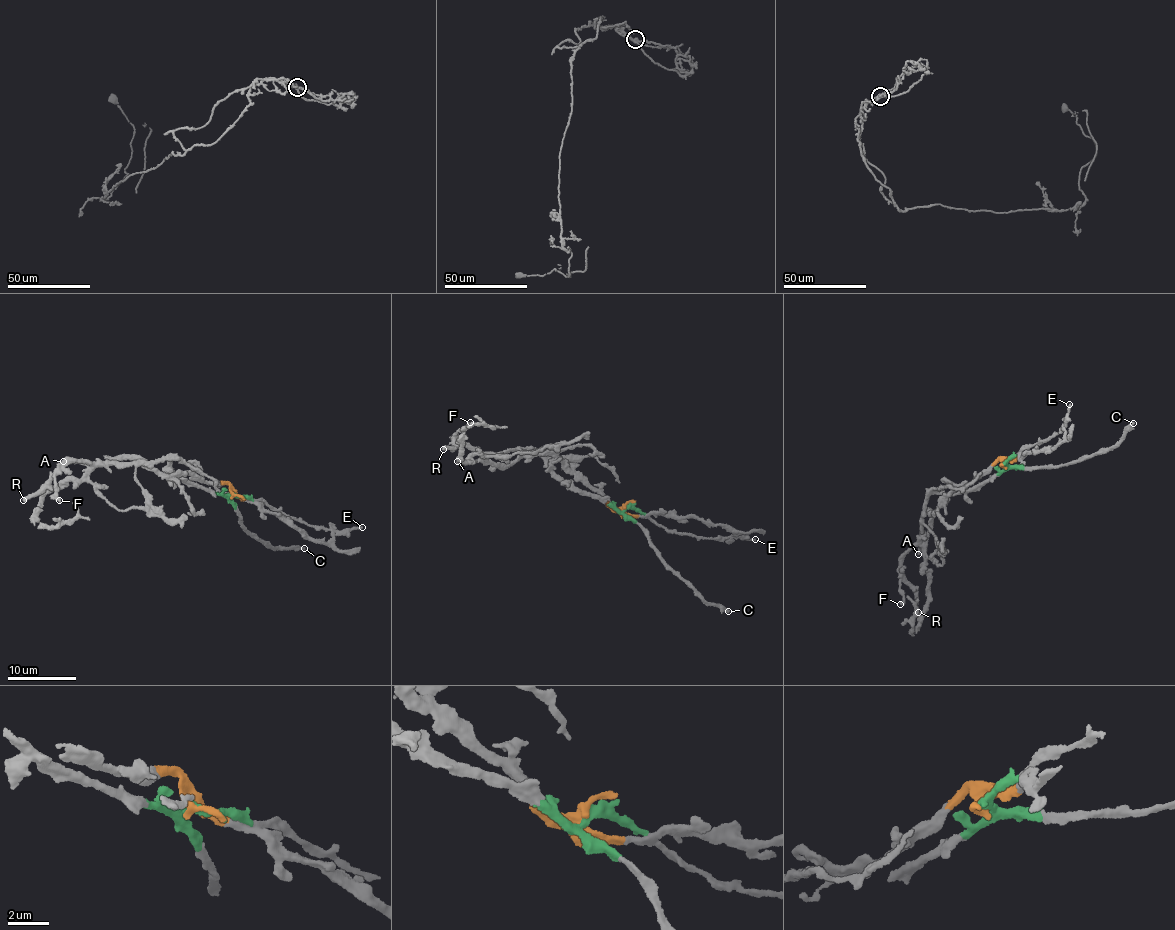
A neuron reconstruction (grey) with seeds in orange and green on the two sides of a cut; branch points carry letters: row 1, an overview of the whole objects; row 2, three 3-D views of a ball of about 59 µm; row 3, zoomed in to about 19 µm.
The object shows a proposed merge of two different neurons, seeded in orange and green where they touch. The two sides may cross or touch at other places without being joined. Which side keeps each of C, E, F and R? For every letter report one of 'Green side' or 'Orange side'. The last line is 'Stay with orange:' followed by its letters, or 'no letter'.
C: Green side
E: Green side
F: Green side
R: Green side
Stay with orange: no letter

